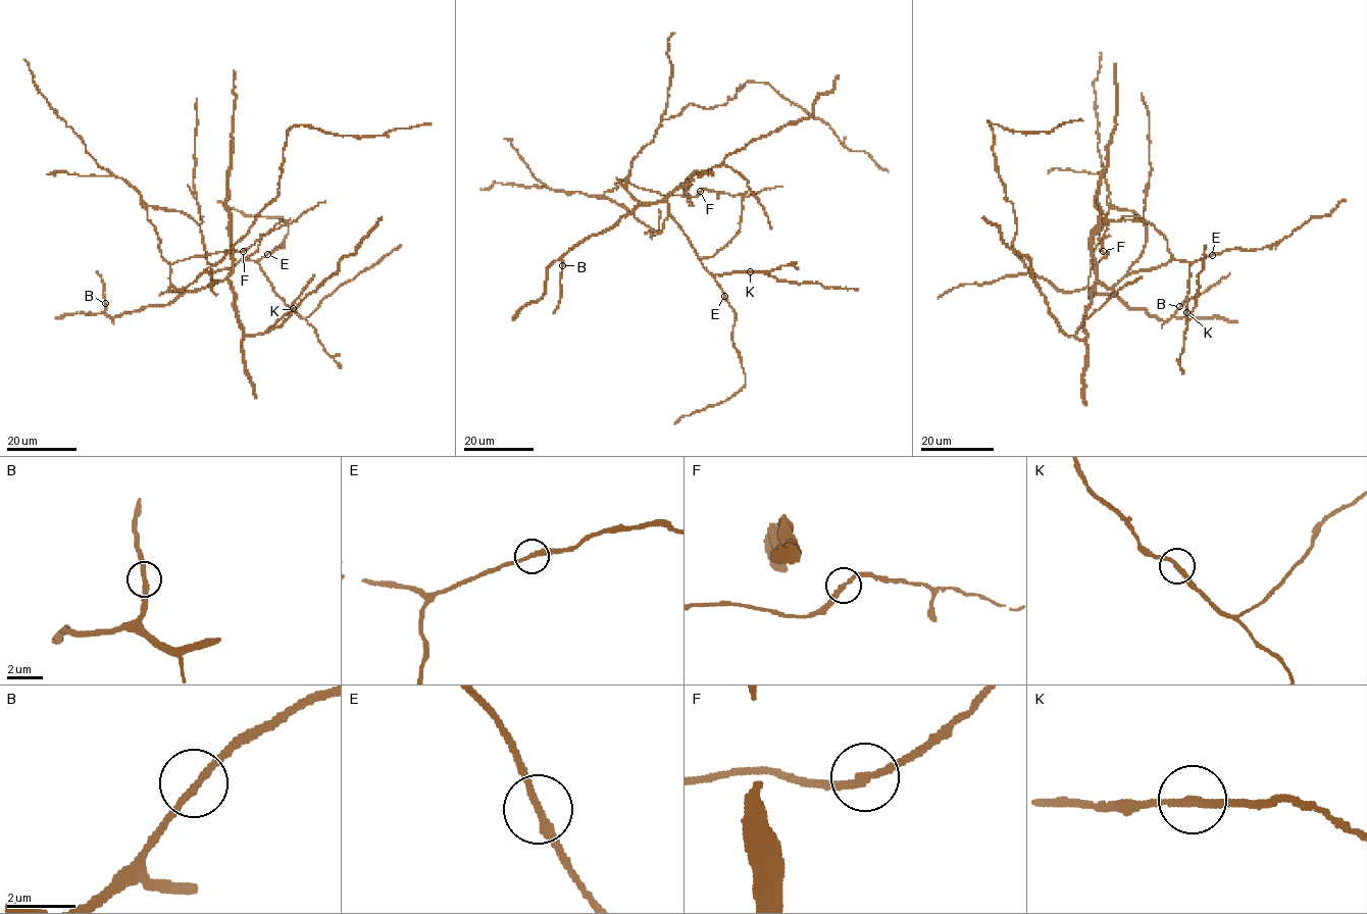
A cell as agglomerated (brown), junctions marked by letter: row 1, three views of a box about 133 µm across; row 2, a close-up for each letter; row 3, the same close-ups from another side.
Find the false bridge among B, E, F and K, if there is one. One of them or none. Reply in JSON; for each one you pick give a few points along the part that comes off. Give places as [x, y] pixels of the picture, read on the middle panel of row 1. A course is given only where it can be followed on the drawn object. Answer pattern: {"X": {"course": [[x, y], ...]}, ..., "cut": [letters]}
{"F": {"course": [[700, 191], [749, 196], [782, 186]]}, "cut": ["F"]}

